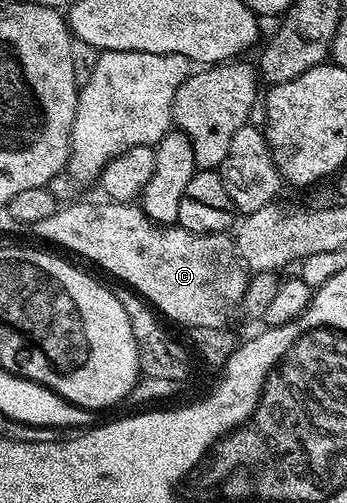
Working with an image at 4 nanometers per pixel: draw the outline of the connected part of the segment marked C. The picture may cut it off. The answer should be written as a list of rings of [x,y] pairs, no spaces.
[[[102,202],[103,204],[71,204],[68,208],[60,207],[49,218],[45,218],[45,222],[37,222],[33,225],[33,232],[39,236],[44,236],[51,244],[60,244],[63,248],[68,248],[71,252],[76,252],[79,256],[84,256],[87,260],[92,260],[99,268],[104,268],[111,276],[116,276],[116,281],[122,282],[131,289],[132,292],[138,294],[142,299],[146,300],[160,317],[172,320],[175,324],[184,324],[187,330],[201,327],[215,327],[222,329],[227,323],[227,311],[230,310],[231,304],[235,306],[242,305],[243,296],[247,292],[247,281],[249,279],[248,269],[242,260],[239,259],[239,252],[235,249],[234,239],[227,232],[194,232],[193,230],[185,230],[178,226],[164,226],[156,224],[143,213],[142,207],[138,203],[117,204],[114,202]]]

